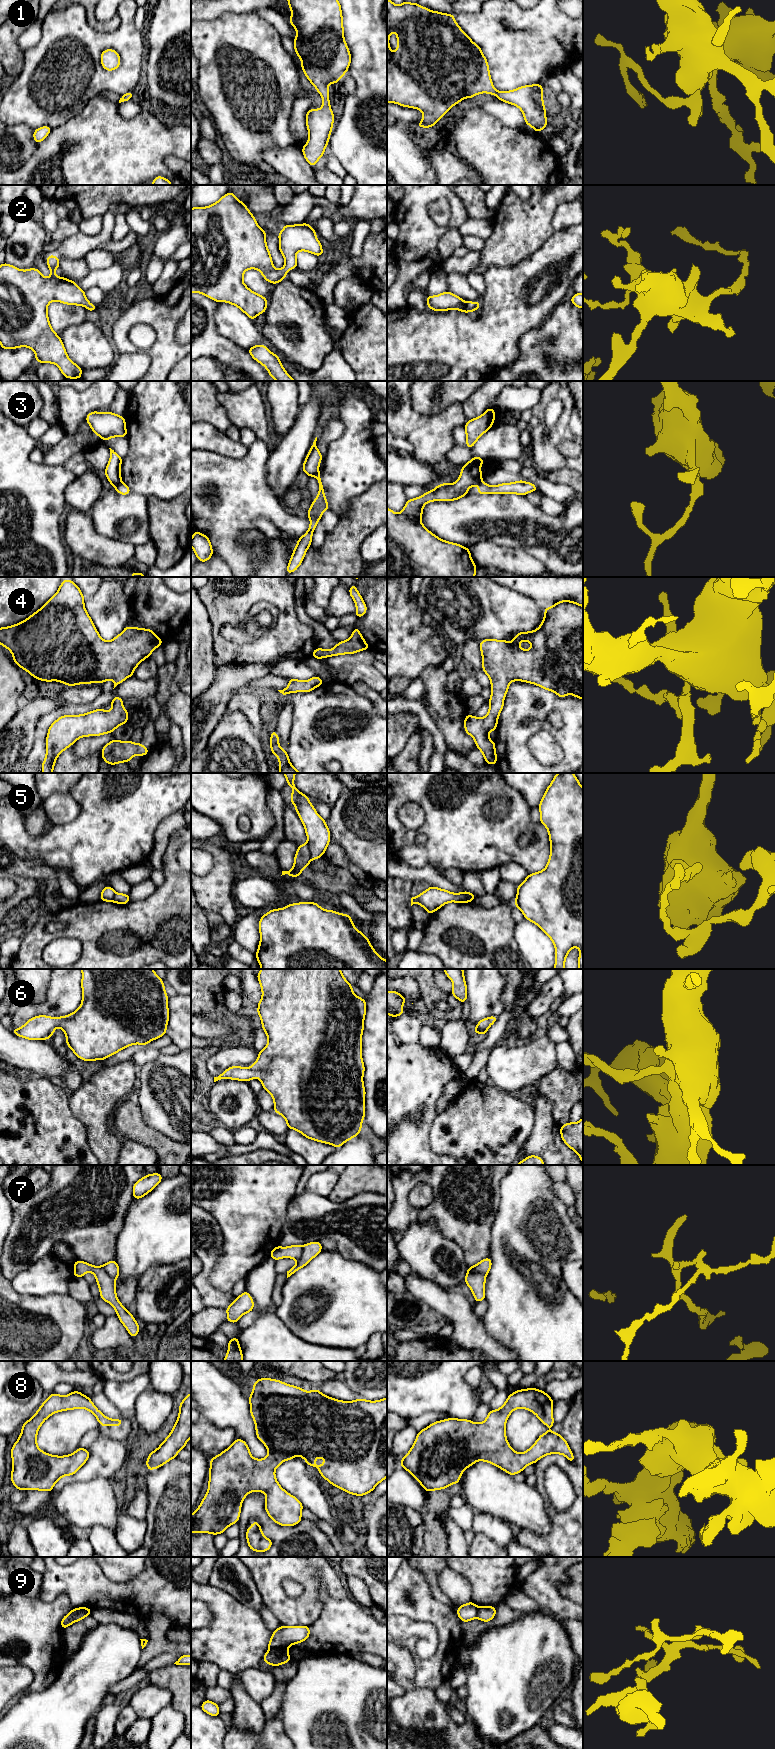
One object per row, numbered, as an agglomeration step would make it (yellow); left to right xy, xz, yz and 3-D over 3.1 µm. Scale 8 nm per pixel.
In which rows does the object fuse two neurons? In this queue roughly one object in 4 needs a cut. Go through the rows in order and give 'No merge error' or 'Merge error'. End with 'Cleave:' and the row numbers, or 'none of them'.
1: No merge error
2: No merge error
3: Merge error
4: No merge error
5: Merge error
6: No merge error
7: Merge error
8: No merge error
9: Merge error
Cleave: 3, 5, 7, 9

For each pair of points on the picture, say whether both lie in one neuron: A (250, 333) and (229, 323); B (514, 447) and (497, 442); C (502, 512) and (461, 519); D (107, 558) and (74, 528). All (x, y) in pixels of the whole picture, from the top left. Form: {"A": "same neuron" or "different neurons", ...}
{"A": "same neuron", "B": "same neuron", "C": "same neuron", "D": "same neuron"}

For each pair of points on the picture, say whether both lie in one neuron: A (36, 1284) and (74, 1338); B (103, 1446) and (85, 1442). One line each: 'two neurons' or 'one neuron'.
A: two neurons
B: two neurons

